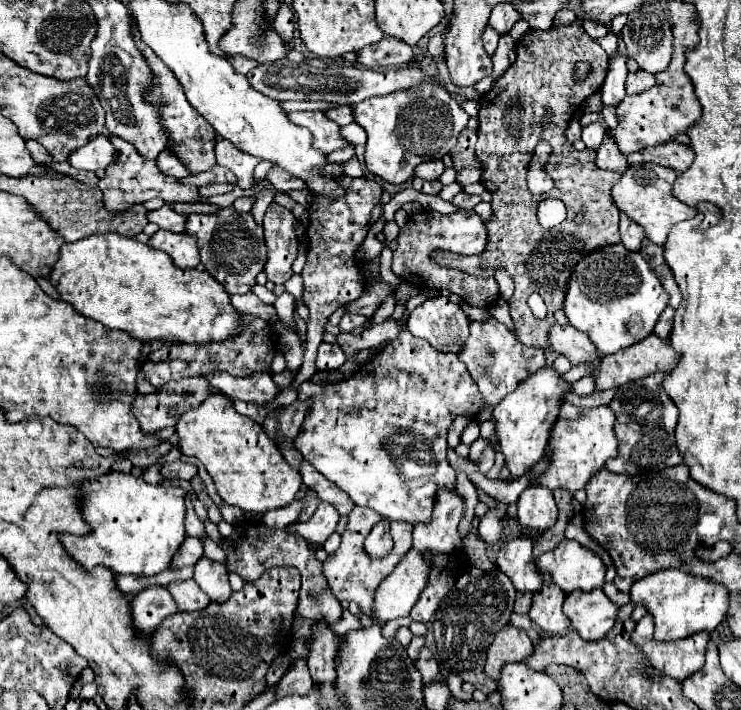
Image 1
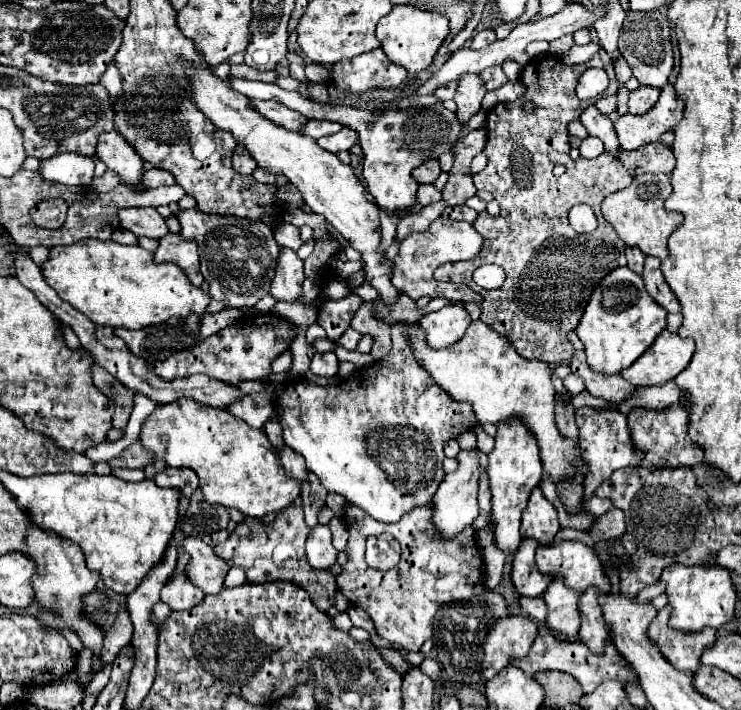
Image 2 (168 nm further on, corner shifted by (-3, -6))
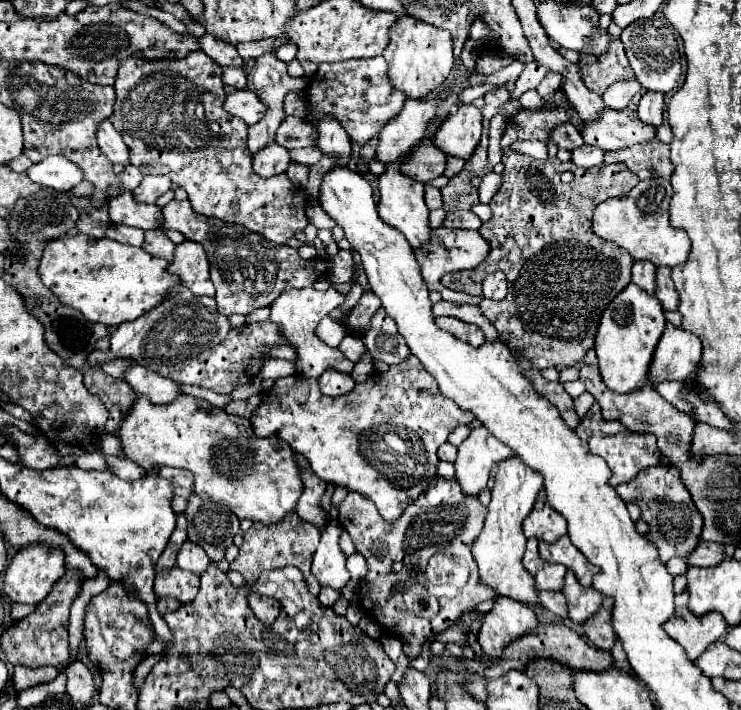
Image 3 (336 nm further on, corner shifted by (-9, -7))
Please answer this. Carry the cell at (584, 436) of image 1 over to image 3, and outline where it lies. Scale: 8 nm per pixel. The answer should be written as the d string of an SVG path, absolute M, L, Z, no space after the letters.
M593 403L593 407L589 409L589 413L581 419L581 423L573 429L583 441L587 441L589 445L589 451L595 453L595 455L601 455L609 469L613 471L613 477L611 477L611 485L617 487L625 481L631 481L639 471L647 469L647 467L655 467L659 465L659 459L661 459L661 453L657 449L657 443L655 443L655 437L651 435L639 435L639 433L631 433L627 431L619 421L607 421L601 417L601 409L597 403Z

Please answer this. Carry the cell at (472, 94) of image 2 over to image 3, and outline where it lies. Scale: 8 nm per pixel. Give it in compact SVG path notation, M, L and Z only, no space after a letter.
M459 105L457 113L449 115L433 135L435 147L439 147L445 155L457 159L469 159L479 145L481 139L481 109L473 105Z

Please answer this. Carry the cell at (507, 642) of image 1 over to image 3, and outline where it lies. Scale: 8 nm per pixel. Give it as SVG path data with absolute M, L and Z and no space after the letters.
M497 597L493 609L483 617L479 645L485 655L499 657L507 643L531 633L537 625L539 621L531 607L511 597Z

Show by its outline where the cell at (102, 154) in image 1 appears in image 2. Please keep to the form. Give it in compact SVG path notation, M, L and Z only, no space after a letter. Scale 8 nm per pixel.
M57 154L41 162L41 176L67 186L89 186L95 172L95 156Z

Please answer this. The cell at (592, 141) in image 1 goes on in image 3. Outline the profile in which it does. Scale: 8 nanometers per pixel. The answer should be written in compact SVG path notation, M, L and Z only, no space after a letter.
M581 145L581 147L571 151L571 159L569 161L575 163L577 167L595 167L595 165L601 165L603 151L595 149L591 145Z

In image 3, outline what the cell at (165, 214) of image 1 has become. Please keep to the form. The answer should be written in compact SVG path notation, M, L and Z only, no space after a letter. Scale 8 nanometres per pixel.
M131 191L109 199L109 219L117 225L139 227L143 231L161 229L161 211L157 205L141 205L133 201Z

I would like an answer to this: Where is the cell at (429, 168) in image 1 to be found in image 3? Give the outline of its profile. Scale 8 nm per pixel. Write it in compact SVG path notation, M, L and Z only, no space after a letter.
M423 141L419 143L409 157L401 163L401 173L409 175L411 179L419 183L427 183L439 175L443 175L445 169L445 153L439 151L433 143Z

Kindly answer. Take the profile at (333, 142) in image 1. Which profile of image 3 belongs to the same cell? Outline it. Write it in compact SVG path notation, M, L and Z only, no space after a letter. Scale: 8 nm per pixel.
M233 91L225 97L223 109L239 119L243 119L247 125L255 125L265 115L265 105L259 101L255 93L245 91Z

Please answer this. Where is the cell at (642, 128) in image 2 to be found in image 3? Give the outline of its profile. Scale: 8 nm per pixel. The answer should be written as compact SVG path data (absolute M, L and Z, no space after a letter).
M605 109L595 123L583 121L579 133L587 145L615 151L633 143L651 141L655 137L655 127L641 123L639 119L631 119L623 111Z

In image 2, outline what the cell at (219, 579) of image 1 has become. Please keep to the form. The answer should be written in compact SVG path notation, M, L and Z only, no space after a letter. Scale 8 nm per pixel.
M189 536L183 542L185 550L191 554L191 562L187 564L187 578L201 588L205 594L217 594L223 590L225 576L229 566L221 560L209 544L205 544L199 536Z

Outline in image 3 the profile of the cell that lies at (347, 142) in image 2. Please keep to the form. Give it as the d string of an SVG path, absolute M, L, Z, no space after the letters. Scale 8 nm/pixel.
M305 147L305 149L291 149L289 151L291 159L295 163L303 163L303 165L313 165L321 159L321 151L317 147Z

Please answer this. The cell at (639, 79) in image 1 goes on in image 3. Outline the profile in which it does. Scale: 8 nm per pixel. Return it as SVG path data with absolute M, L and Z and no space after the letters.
M643 93L637 115L643 123L659 127L663 123L663 93Z

